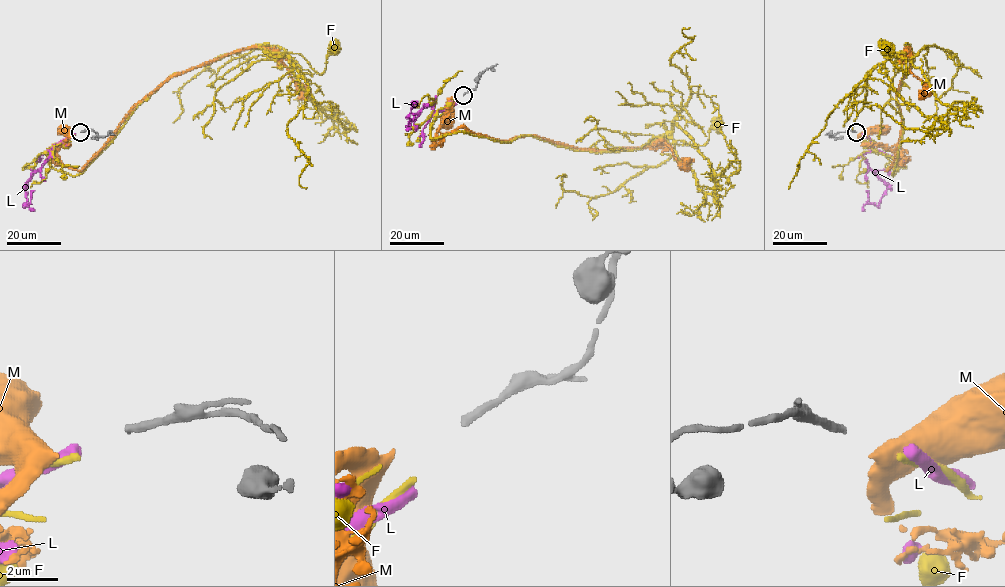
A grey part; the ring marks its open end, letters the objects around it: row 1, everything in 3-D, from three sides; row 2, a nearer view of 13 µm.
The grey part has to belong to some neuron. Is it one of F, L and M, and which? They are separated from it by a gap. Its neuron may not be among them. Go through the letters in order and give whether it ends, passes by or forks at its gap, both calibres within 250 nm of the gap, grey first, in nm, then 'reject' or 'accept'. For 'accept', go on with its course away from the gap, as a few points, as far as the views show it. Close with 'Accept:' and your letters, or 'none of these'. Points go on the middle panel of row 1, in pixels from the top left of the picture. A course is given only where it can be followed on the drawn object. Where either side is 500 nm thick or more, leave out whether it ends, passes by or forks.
F: it ends | 320/280 nm | accept | via (458, 100), (435, 114), (432, 138), (531, 135), (576, 150), (623, 151), (663, 135), (703, 145), (718, 122)
L: it ends | 320/480 nm | reject
M: it ends | 320/400 nm | reject
Accept: F

